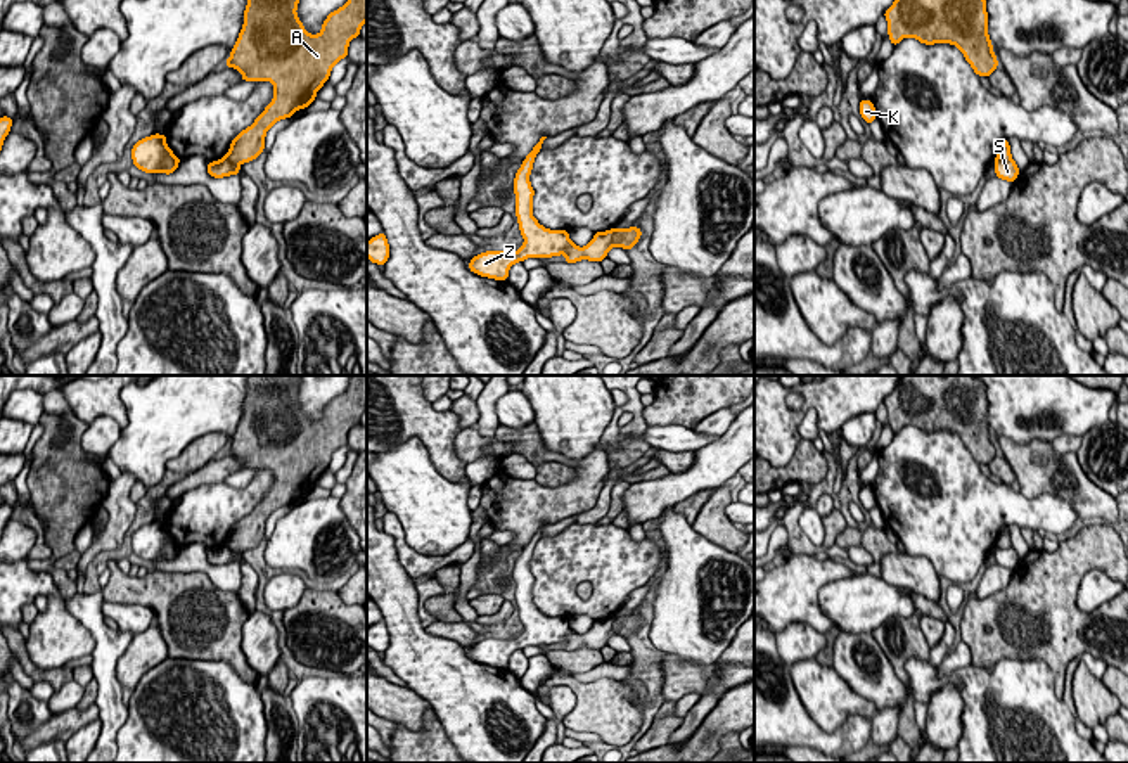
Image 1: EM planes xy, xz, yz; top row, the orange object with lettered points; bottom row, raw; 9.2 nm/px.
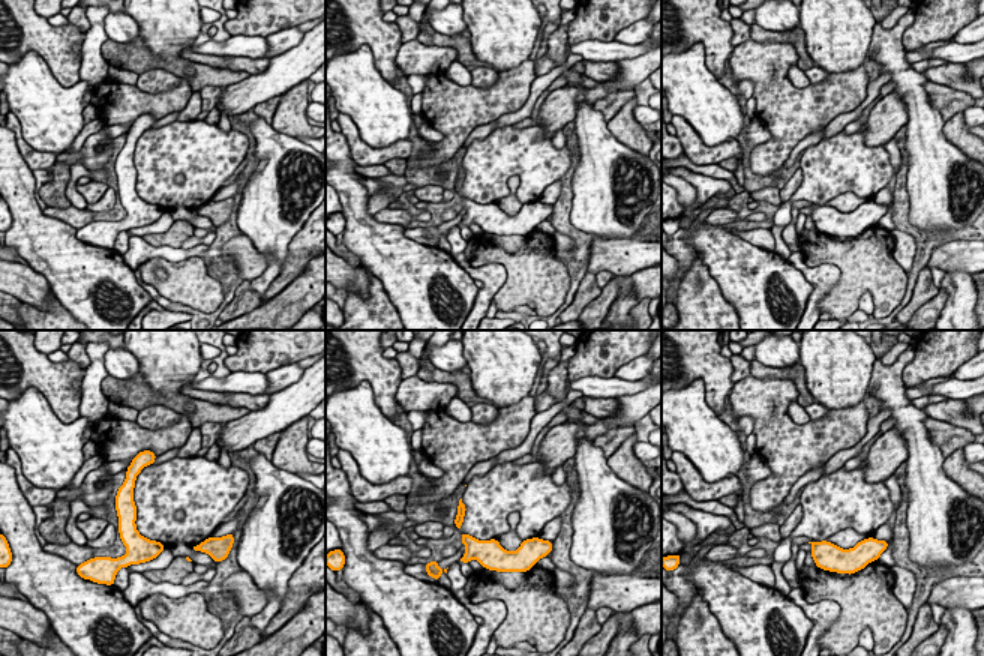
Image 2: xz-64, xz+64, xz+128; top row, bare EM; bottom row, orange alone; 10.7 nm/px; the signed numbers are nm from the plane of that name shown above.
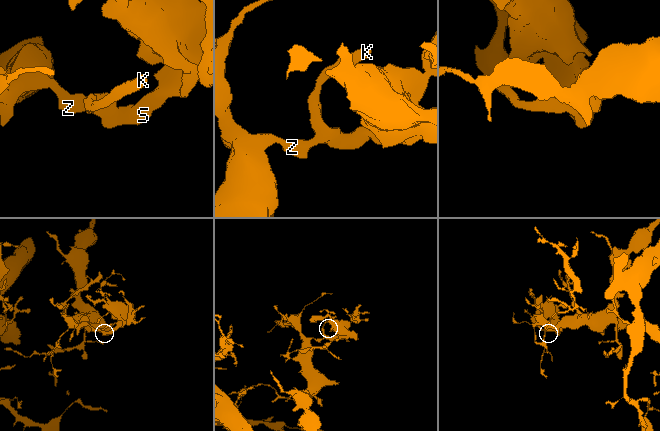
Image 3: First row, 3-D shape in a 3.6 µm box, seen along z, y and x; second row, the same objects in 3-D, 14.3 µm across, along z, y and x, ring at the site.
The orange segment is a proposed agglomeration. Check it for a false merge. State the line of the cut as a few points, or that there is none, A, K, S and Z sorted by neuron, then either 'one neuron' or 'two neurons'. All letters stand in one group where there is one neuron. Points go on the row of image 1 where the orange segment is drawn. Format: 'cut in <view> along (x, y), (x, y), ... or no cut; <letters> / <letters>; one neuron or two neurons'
cut in xz along (616, 229), (615, 244); A / K S Z; two neurons

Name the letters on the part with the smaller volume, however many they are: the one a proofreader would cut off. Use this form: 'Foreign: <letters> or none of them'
Foreign: A

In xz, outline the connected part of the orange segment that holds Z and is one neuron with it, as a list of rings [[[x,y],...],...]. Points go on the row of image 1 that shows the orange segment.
[[[542,137],[533,151],[521,163],[514,176],[514,194],[516,194],[516,216],[519,223],[519,232],[524,239],[524,244],[510,251],[484,251],[474,256],[469,263],[469,270],[476,275],[509,280],[509,270],[512,265],[524,261],[528,258],[552,258],[564,254],[564,263],[578,263],[581,260],[597,261],[607,258],[607,253],[616,247],[614,232],[616,228],[606,232],[595,232],[593,239],[580,247],[569,239],[567,230],[550,230],[538,223],[533,216],[533,196],[535,189],[531,187],[529,175],[536,154],[542,151],[542,144],[547,137]]]

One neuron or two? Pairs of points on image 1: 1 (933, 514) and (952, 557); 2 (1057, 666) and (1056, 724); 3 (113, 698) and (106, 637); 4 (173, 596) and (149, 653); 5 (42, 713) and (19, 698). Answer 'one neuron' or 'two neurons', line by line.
1: one neuron
2: two neurons
3: one neuron
4: two neurons
5: one neuron

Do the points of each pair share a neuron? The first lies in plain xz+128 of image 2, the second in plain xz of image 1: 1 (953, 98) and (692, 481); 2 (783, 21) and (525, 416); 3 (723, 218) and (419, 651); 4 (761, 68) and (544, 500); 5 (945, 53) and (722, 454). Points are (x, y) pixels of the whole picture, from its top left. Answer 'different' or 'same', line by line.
1: different
2: same
3: different
4: same
5: different

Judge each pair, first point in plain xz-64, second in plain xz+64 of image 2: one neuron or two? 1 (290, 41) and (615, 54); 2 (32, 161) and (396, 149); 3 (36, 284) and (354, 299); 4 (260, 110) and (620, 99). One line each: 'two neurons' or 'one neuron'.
1: two neurons
2: one neuron
3: two neurons
4: one neuron

